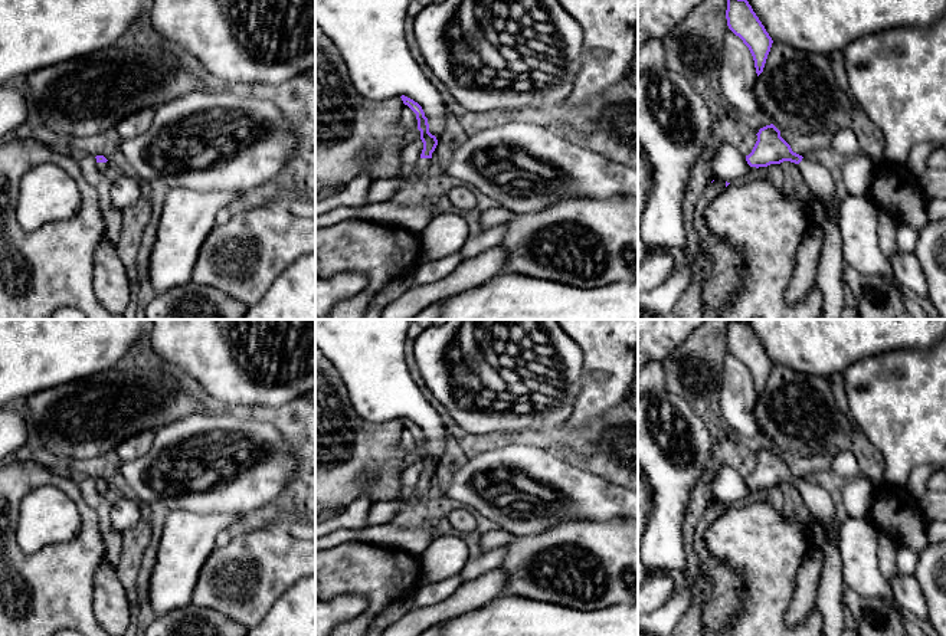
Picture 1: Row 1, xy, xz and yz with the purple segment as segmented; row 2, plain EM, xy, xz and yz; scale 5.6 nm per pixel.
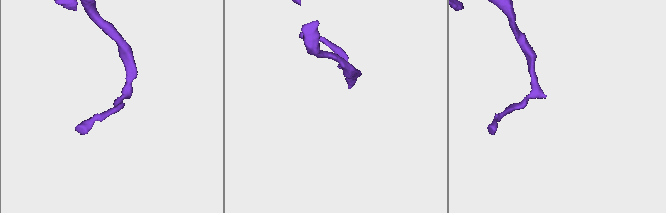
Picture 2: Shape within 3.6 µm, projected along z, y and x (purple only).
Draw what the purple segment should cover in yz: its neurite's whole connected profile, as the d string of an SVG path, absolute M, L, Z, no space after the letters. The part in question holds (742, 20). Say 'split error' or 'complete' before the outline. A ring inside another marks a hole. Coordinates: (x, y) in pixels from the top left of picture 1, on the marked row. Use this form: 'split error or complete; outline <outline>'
complete; outline M727 0L726 19L729 29L749 47L759 76L770 52L772 37L747 0Z

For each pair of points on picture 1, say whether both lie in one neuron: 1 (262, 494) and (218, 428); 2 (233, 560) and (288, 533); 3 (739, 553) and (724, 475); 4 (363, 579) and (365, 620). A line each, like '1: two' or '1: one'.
1: one
2: one
3: two
4: one

